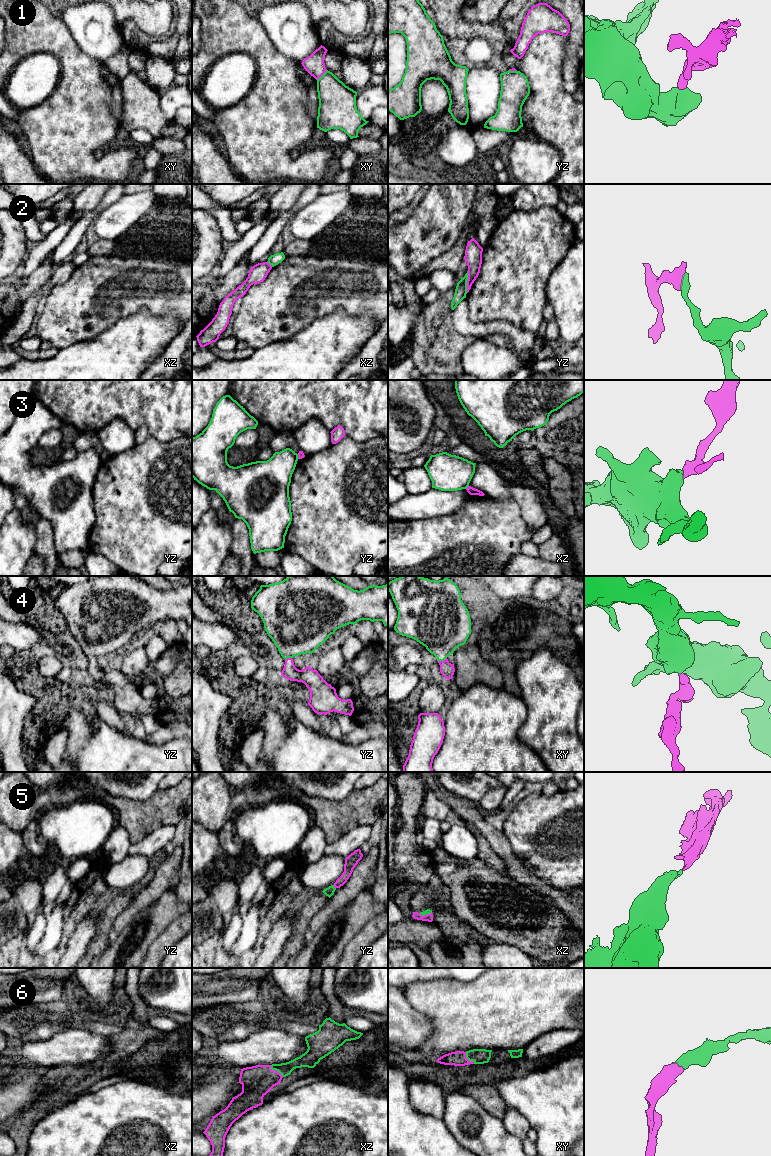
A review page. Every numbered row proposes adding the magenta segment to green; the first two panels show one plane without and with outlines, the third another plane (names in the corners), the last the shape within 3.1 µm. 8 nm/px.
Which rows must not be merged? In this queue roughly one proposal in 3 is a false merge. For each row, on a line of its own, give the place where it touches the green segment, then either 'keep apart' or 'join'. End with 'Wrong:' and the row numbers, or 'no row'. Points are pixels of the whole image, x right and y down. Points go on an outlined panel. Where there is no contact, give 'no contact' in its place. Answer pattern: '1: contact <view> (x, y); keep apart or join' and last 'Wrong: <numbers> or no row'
1: contact xy (322, 75); keep apart
2: contact yz (466, 282); keep apart
3: contact xz (466, 487); keep apart
4: contact xy (442, 660); join
5: contact yz (334, 887); join
6: contact xy (468, 1059); join
Wrong: 1, 2, 3

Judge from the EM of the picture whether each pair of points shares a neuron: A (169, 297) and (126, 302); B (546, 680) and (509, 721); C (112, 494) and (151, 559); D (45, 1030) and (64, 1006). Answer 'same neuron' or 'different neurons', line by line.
A: same neuron
B: different neurons
C: same neuron
D: same neuron

